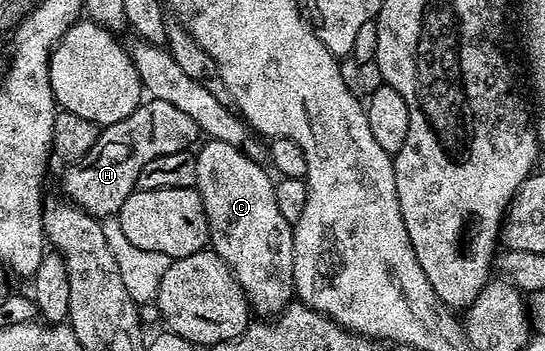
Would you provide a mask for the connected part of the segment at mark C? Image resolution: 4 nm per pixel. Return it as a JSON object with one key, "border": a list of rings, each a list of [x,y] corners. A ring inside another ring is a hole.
{"border":[[[215,138],[203,141],[197,147],[194,154],[196,160],[196,187],[199,196],[204,204],[204,212],[206,213],[206,225],[208,227],[208,242],[215,254],[218,254],[228,264],[228,268],[236,276],[236,280],[240,284],[242,291],[246,293],[246,301],[250,303],[251,311],[259,319],[266,320],[271,316],[278,316],[282,309],[289,306],[292,299],[295,297],[294,292],[294,227],[288,220],[284,220],[284,216],[280,213],[280,208],[276,205],[276,192],[274,191],[274,182],[272,178],[262,171],[263,167],[259,163],[250,159],[243,150],[237,150],[232,144],[224,144],[224,140],[216,140]]]}

